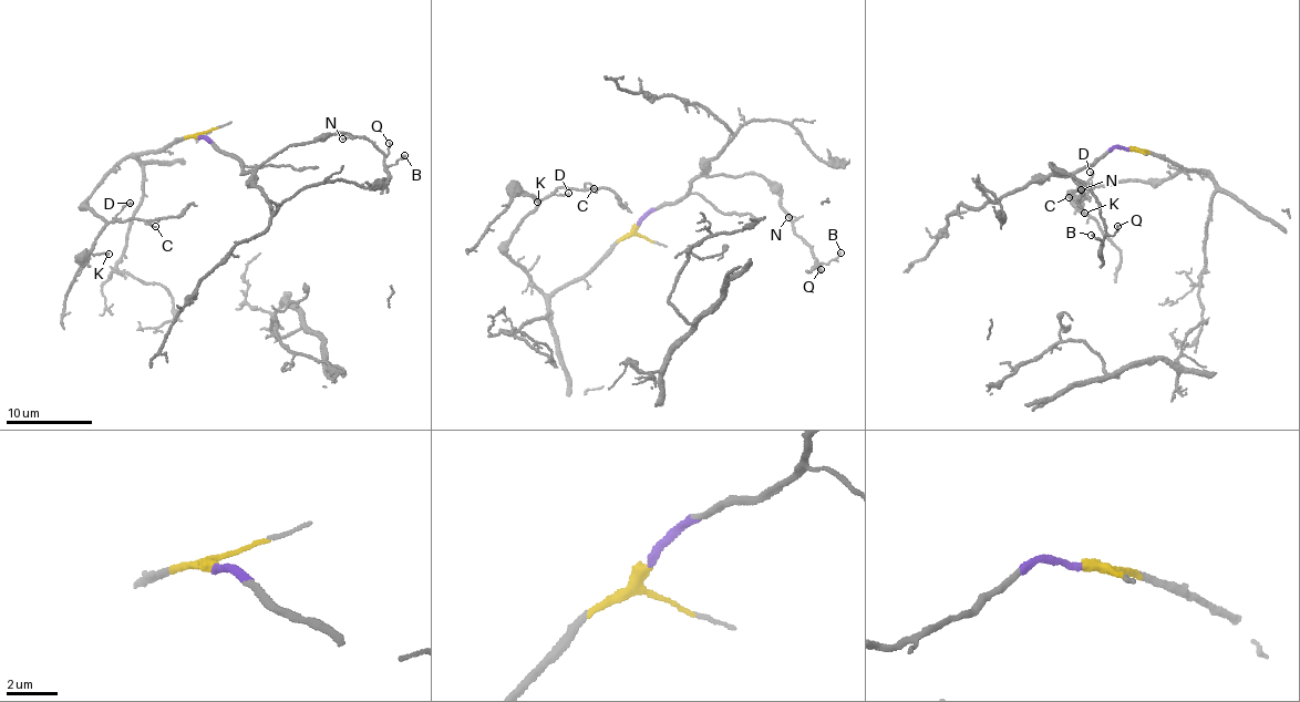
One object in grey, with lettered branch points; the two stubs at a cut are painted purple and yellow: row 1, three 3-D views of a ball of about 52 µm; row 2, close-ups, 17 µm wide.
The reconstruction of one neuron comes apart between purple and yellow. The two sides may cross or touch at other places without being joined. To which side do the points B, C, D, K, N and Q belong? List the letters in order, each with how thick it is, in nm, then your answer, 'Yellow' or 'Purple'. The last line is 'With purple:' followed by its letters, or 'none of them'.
B: Thickness 60 nm. Purple
C: Thickness 100 nm. Yellow
D: Thickness 100 nm. Yellow
K: Thickness 90 nm. Yellow
N: Thickness 60 nm. Purple
Q: Thickness 110 nm. Purple
With purple: B, N, Q

